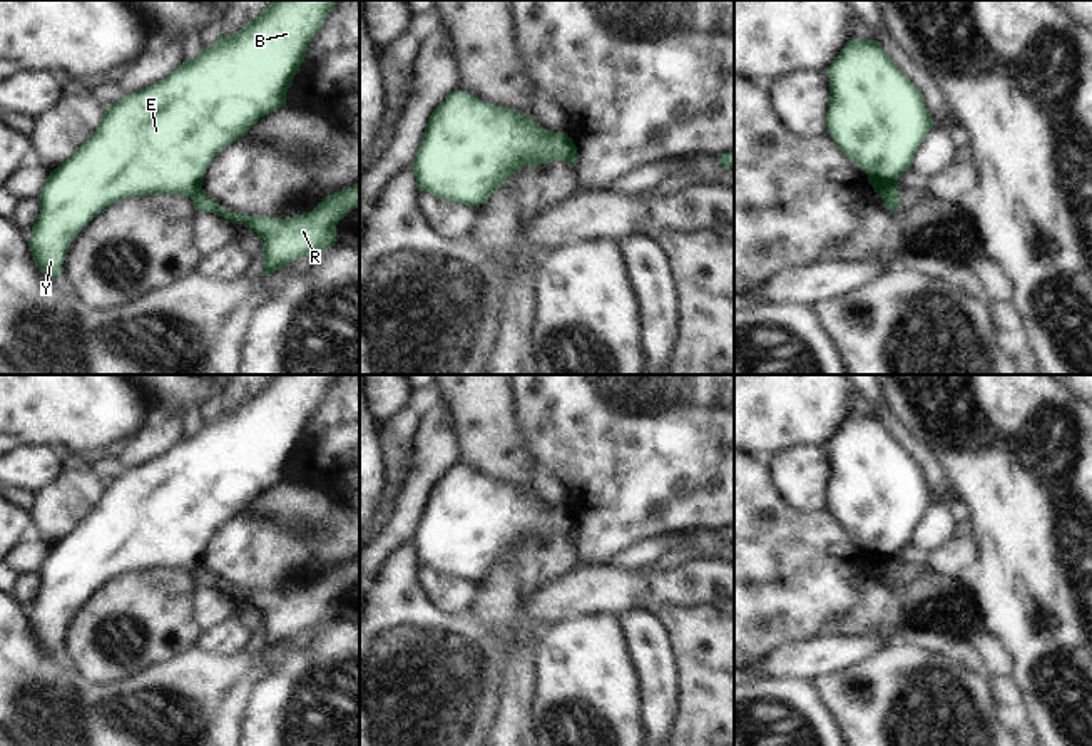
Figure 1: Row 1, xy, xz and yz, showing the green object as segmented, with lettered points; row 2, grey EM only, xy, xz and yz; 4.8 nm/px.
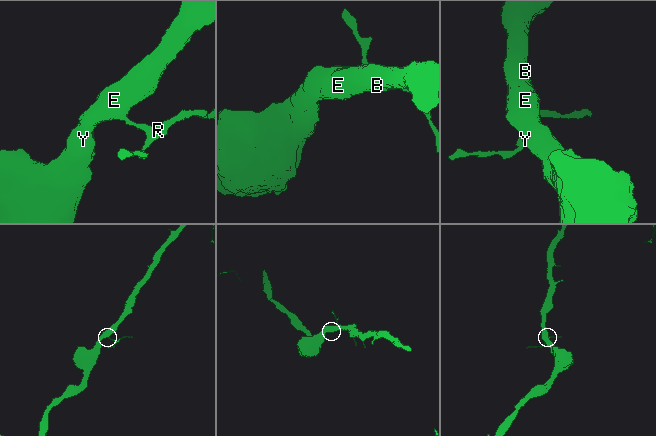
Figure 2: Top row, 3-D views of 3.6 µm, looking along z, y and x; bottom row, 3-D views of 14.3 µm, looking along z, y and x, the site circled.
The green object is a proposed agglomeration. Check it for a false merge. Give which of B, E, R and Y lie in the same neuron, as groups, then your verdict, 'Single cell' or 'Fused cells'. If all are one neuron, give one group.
Groups: B E Y / R. Fused cells

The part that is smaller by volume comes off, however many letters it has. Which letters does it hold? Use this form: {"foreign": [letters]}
{"foreign": ["R"]}

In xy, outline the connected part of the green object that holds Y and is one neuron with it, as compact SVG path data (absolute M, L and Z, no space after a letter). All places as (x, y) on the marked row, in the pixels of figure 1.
M273 0L256 20L247 22L232 35L221 35L211 49L202 49L196 59L182 62L161 82L105 105L105 114L92 137L54 169L42 187L40 214L27 241L38 269L52 278L62 274L70 243L114 202L151 194L181 194L192 199L196 191L202 189L202 177L212 157L244 137L261 117L286 105L286 92L299 72L308 45L338 2Z

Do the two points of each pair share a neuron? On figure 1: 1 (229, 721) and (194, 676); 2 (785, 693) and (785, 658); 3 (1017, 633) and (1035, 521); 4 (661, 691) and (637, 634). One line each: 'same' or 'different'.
1: same
2: different
3: same
4: same

